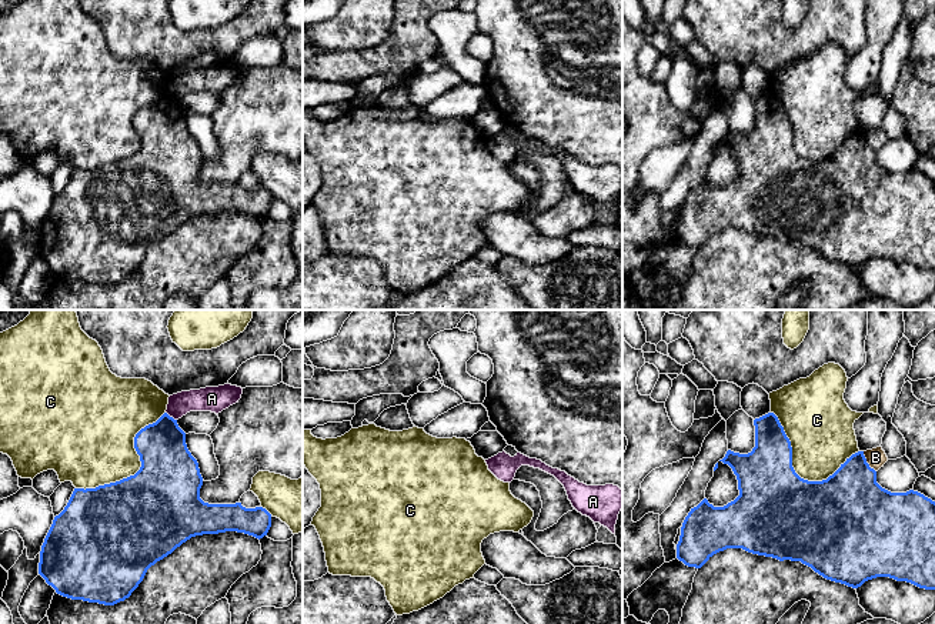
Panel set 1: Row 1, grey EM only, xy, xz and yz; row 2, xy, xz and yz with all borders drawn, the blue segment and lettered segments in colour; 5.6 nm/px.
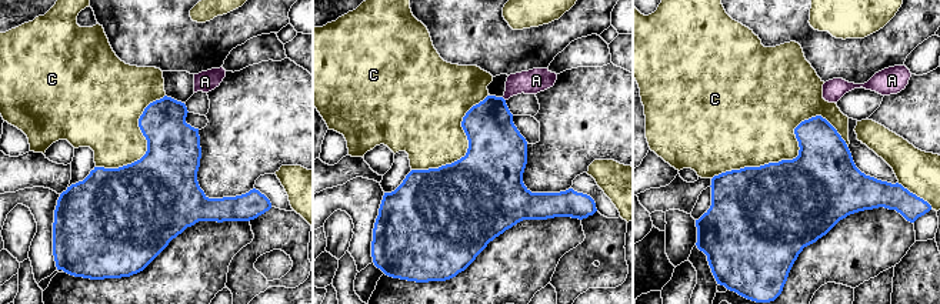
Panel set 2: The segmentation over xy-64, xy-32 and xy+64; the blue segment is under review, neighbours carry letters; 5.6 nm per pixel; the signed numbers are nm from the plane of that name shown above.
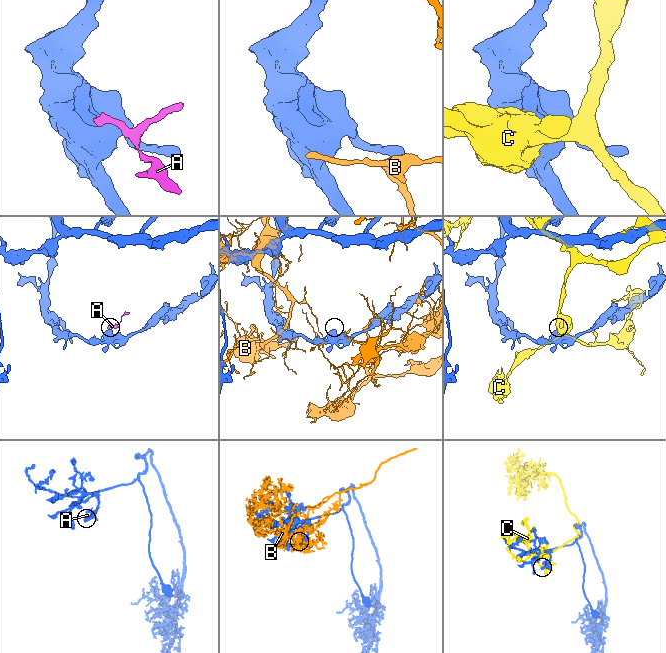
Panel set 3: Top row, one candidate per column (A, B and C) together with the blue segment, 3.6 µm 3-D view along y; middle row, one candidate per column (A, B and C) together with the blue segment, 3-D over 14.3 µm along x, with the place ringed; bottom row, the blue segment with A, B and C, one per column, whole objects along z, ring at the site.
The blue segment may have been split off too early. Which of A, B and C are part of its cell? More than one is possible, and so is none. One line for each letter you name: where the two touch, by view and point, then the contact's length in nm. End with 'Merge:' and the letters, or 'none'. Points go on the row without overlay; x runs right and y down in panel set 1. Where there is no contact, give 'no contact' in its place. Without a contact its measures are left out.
Merge: none

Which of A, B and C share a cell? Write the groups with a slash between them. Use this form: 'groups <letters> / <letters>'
groups A / B / C

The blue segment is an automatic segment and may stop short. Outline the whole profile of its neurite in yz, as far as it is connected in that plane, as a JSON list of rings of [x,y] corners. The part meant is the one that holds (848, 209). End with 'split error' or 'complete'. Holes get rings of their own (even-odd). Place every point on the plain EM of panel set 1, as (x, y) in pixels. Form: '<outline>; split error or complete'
[[[774,93],[754,100],[755,127],[748,134],[727,131],[719,141],[728,144],[738,160],[739,176],[724,187],[714,187],[704,178],[685,197],[677,238],[688,247],[701,248],[714,234],[727,228],[772,237],[779,241],[801,241],[827,260],[852,268],[876,257],[906,261],[919,268],[935,270],[935,181],[909,170],[891,173],[876,163],[876,151],[869,147],[864,131],[852,134],[822,161],[801,158],[792,147],[792,127]]]; complete

